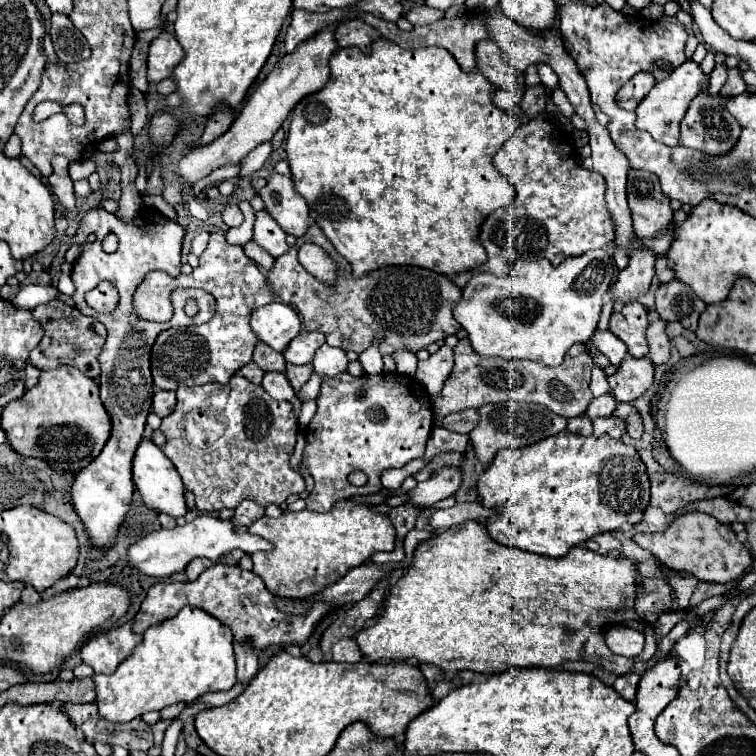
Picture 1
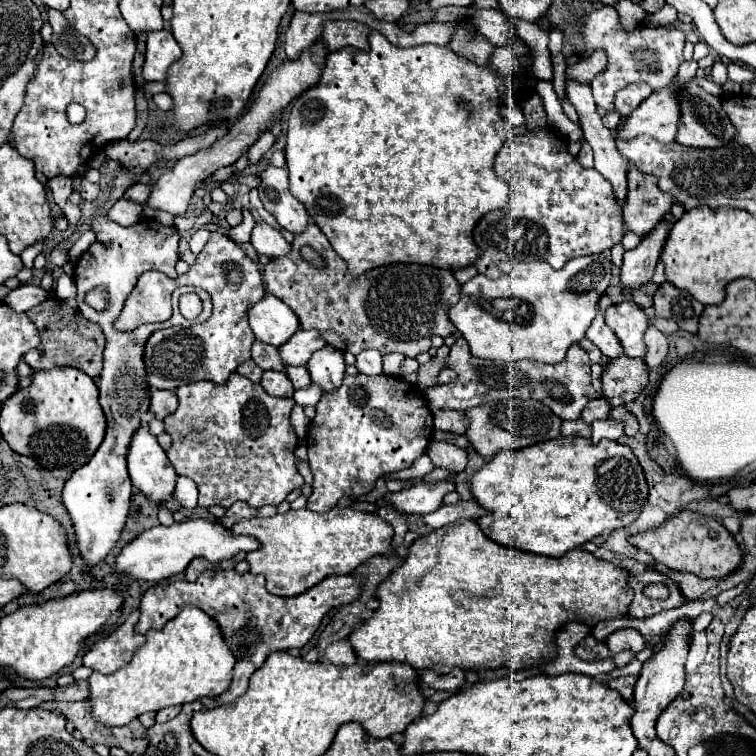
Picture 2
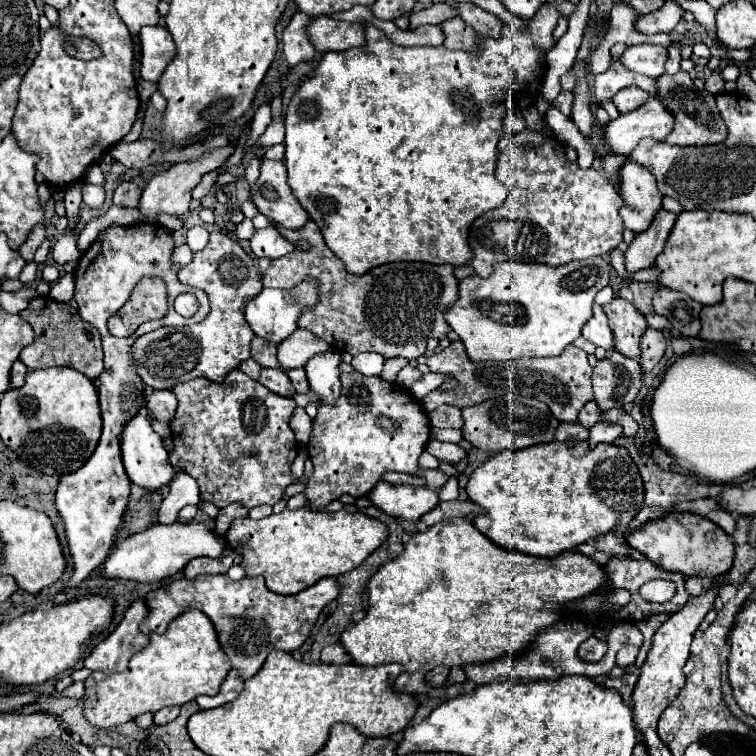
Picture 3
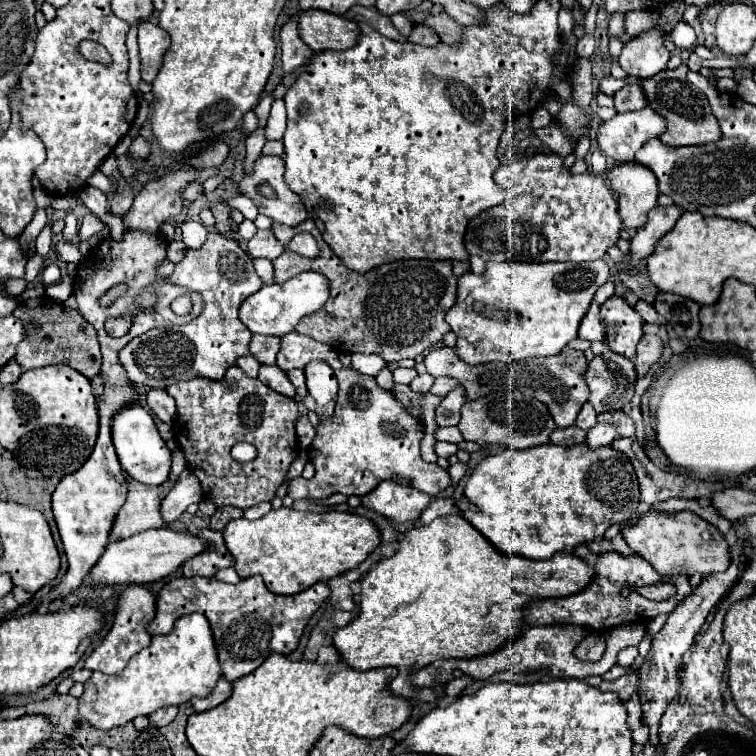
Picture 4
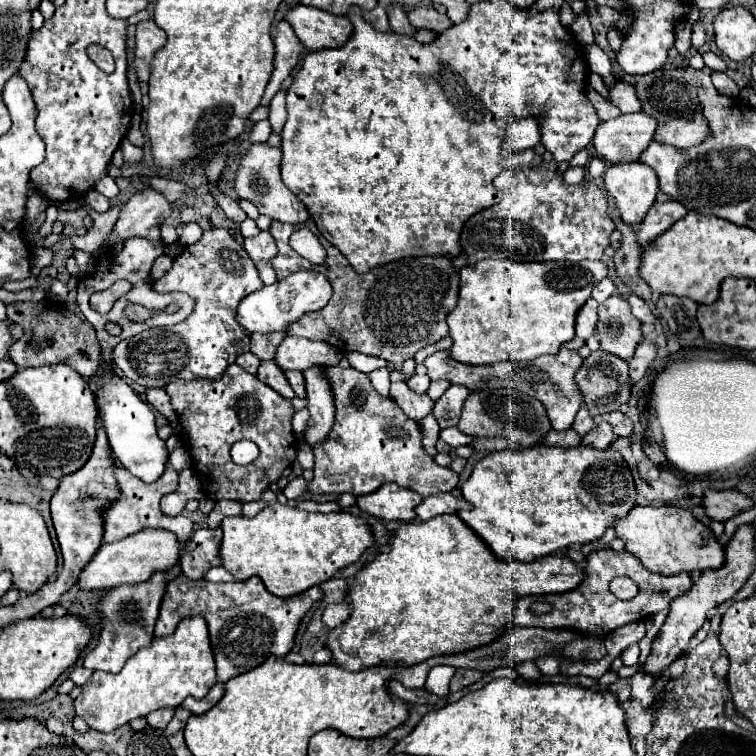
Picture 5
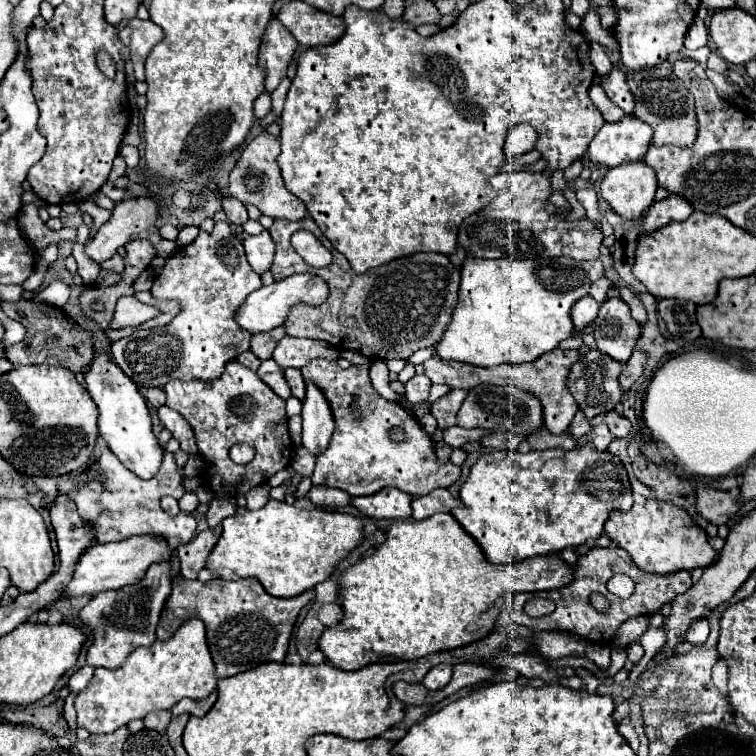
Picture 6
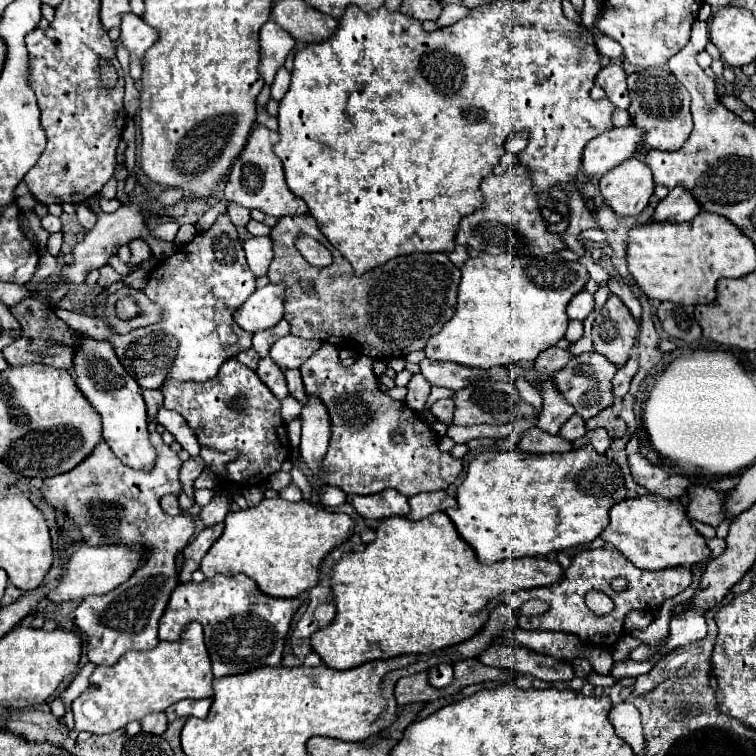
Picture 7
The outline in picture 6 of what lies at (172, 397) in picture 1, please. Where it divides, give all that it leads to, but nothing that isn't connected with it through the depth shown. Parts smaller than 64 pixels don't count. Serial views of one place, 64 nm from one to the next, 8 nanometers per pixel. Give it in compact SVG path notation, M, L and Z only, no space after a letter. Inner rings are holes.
M148 388L146 390L146 402L148 402L148 408L154 412L154 410L158 410L158 406L162 406L164 402L166 402L166 394L164 394L164 390L162 388Z

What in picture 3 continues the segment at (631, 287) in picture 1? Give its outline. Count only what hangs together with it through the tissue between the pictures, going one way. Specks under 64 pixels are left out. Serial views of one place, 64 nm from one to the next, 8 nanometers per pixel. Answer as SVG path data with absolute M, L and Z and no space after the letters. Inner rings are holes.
M658 210L650 228L636 234L628 250L624 252L626 256L626 270L636 272L642 268L650 268L654 264L654 258L662 252L664 242L676 222L676 214L668 210Z

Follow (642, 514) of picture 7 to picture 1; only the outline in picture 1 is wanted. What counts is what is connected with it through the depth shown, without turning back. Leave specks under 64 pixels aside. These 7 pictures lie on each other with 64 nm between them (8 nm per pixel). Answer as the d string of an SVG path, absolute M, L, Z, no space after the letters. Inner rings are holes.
M686 512L676 516L666 532L656 534L636 534L632 538L640 548L652 552L664 566L672 570L682 570L704 582L732 582L740 580L746 568L752 564L748 548L736 540L736 534L716 522L716 518L702 512Z

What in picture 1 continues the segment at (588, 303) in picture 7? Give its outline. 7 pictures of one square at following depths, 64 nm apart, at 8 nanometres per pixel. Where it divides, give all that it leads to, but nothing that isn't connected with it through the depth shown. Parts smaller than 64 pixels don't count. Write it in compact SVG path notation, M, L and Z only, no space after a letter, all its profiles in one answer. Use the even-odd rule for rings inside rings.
M596 328L596 332L592 334L592 344L594 344L604 356L608 356L614 366L618 366L618 364L624 360L624 356L628 356L628 350L626 350L624 342L620 342L620 340L618 340L612 332L608 332L608 330L598 330L598 328Z

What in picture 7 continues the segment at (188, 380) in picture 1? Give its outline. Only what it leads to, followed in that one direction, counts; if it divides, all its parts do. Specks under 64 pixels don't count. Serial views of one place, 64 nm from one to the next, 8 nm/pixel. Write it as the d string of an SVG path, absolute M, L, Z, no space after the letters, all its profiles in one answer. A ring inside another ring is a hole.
M228 212L218 214L210 230L194 236L190 244L180 248L184 250L176 250L160 262L142 290L154 304L160 306L162 320L156 324L136 328L126 334L118 334L106 324L104 300L108 294L124 288L124 282L114 282L100 292L100 304L94 308L94 316L55 309L58 318L72 330L112 340L122 366L134 376L140 388L160 388L166 380L206 382L218 374L222 362L236 358L242 350L252 346L252 334L242 330L234 322L232 314L256 290L256 276L248 270L236 226L230 222Z

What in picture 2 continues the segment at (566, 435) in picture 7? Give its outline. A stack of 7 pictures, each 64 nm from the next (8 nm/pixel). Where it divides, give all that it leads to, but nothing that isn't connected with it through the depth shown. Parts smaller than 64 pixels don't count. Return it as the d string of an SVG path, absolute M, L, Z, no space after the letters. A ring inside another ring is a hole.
M596 398L596 400L590 400L586 404L586 408L582 410L582 420L586 424L592 424L594 420L600 420L600 418L608 418L608 402L604 402L604 398Z

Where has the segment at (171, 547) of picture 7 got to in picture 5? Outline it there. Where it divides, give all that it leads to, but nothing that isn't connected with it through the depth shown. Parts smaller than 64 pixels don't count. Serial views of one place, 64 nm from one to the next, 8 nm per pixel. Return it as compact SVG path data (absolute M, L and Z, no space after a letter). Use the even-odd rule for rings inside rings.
M114 462L112 466L114 466L114 474L116 474L118 488L120 488L120 498L116 502L110 502L102 510L104 542L116 542L116 540L122 540L122 538L126 538L130 534L136 534L140 530L146 530L146 528L164 528L164 530L170 530L172 534L176 534L176 538L180 542L186 542L192 536L194 522L188 516L184 516L184 514L180 514L180 516L166 516L160 510L160 498L164 494L170 494L170 492L174 492L178 488L178 474L176 474L176 470L170 464L166 464L164 474L156 482L152 482L152 484L146 484L146 482L134 478L118 462ZM158 570L150 576L150 580L134 584L134 586L118 586L108 590L102 600L96 604L96 612L102 624L98 644L94 650L88 652L84 658L84 666L90 670L104 670L104 672L120 672L124 662L136 654L142 646L150 646L154 638L154 624L158 620L160 604L166 594L166 580L164 572Z

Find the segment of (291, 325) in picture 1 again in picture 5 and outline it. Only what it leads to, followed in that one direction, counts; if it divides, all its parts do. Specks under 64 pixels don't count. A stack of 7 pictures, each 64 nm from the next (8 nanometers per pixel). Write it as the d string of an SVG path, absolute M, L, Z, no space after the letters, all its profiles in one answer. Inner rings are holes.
M296 272L284 280L278 280L270 286L264 286L262 290L256 290L248 294L240 306L238 306L238 324L244 326L248 332L284 332L286 326L294 320L298 320L304 312L320 310L328 304L332 296L332 286L320 272Z

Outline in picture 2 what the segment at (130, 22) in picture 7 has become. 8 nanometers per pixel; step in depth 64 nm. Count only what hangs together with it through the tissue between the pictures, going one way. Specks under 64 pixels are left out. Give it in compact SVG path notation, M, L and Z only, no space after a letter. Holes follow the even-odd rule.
M168 30L148 32L146 38L146 60L144 60L144 80L146 82L162 82L166 78L166 70L172 62L180 58L180 46L172 38Z

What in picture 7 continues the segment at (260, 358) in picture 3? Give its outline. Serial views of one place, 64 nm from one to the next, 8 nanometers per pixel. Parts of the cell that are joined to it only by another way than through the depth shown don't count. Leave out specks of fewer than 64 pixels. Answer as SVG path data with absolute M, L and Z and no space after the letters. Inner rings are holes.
M280 320L276 326L272 326L272 328L268 328L268 330L260 330L260 332L254 334L254 350L264 358L264 356L268 356L270 346L272 346L278 338L282 338L282 336L286 336L286 334L290 334L290 324L288 324L286 320Z

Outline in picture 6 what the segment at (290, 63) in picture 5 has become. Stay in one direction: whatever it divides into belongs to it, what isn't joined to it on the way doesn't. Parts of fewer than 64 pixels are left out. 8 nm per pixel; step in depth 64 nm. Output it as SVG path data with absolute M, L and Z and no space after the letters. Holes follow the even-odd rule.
M272 18L264 32L258 58L260 68L266 70L266 92L272 92L280 84L296 48L298 42L294 36L276 18Z

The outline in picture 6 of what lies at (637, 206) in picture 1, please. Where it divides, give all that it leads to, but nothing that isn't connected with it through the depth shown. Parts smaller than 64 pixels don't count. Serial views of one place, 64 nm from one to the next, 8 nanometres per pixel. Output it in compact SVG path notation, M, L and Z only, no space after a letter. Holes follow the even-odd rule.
M626 162L608 170L600 182L600 198L604 198L610 208L628 220L638 218L654 202L654 192L658 188L656 174L646 162Z

